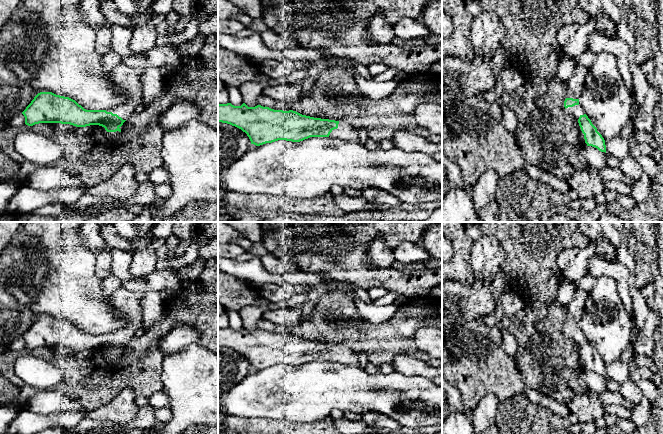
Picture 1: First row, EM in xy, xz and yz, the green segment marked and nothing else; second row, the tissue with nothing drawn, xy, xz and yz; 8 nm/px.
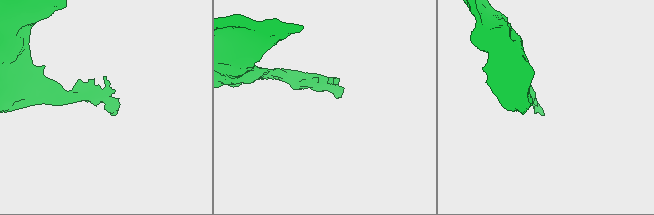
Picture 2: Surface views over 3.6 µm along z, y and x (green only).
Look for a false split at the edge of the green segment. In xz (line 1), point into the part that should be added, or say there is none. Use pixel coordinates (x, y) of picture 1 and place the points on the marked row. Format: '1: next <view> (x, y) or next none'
1: next xz (344, 132)

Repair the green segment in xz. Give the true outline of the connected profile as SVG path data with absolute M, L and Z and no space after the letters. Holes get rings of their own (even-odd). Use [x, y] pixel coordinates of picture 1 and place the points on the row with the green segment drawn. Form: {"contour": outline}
{"contour": "M231 103L218 104L218 122L227 123L241 129L249 137L251 144L260 146L278 140L300 142L310 137L331 137L347 141L358 141L358 130L341 121L314 118L296 111L274 110L257 105L248 107L245 103L234 106Z"}

